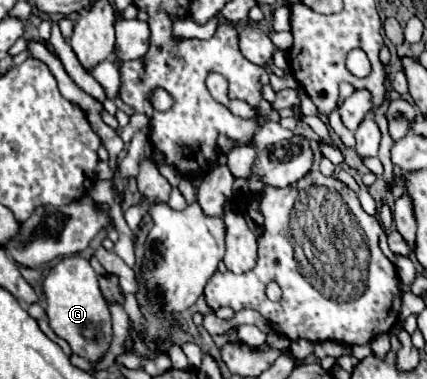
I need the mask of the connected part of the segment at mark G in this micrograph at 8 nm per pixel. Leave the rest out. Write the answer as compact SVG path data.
M80 255L60 259L48 271L42 287L46 295L46 315L52 331L68 341L72 353L88 361L102 359L112 341L112 321L108 303L104 301L98 287L98 275L94 273L88 259Z

